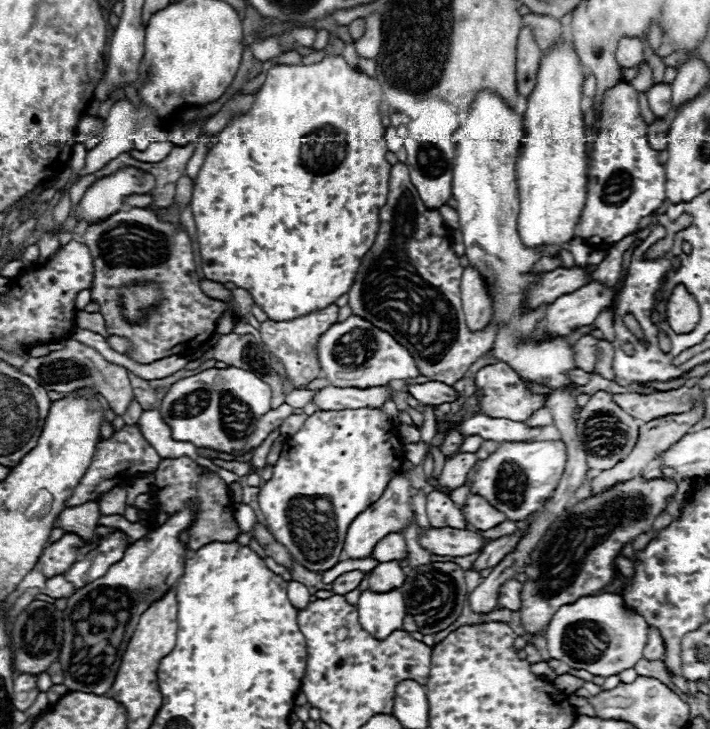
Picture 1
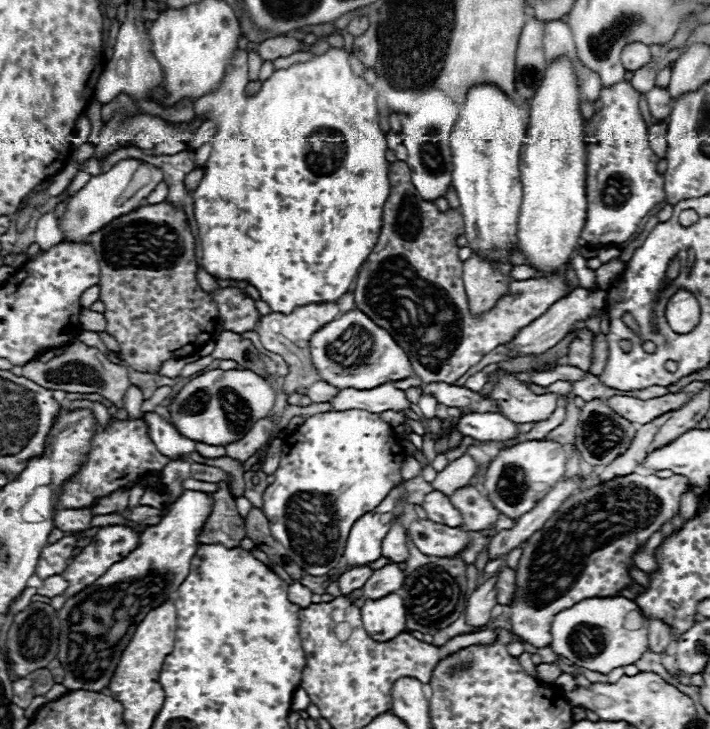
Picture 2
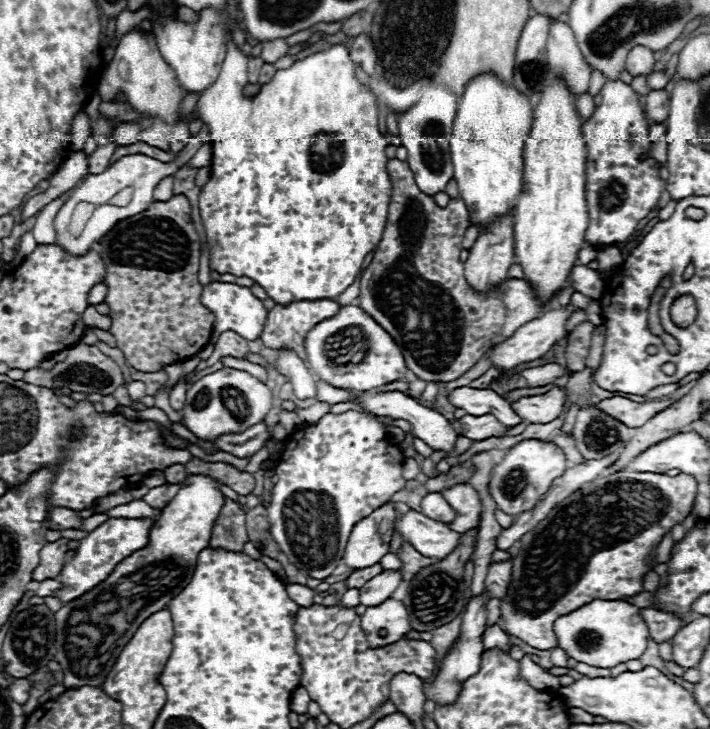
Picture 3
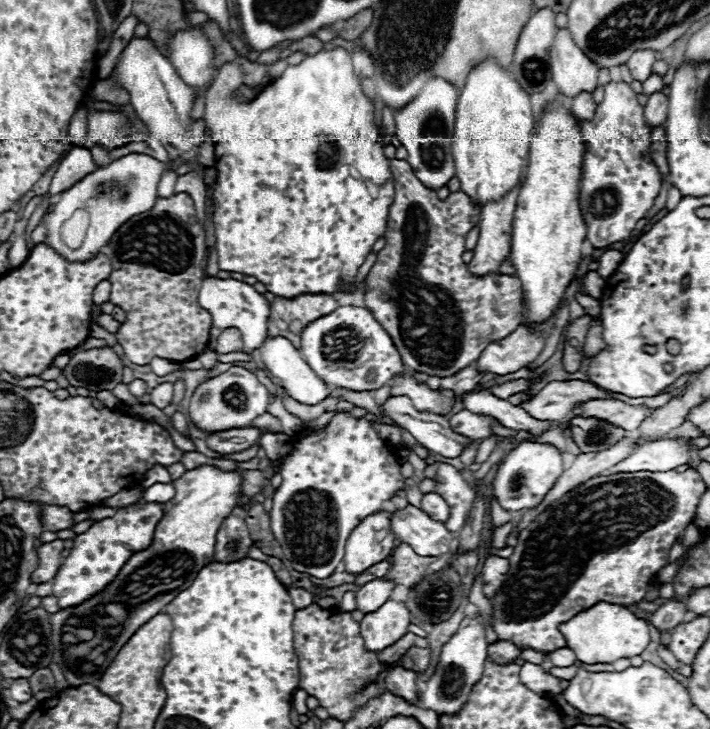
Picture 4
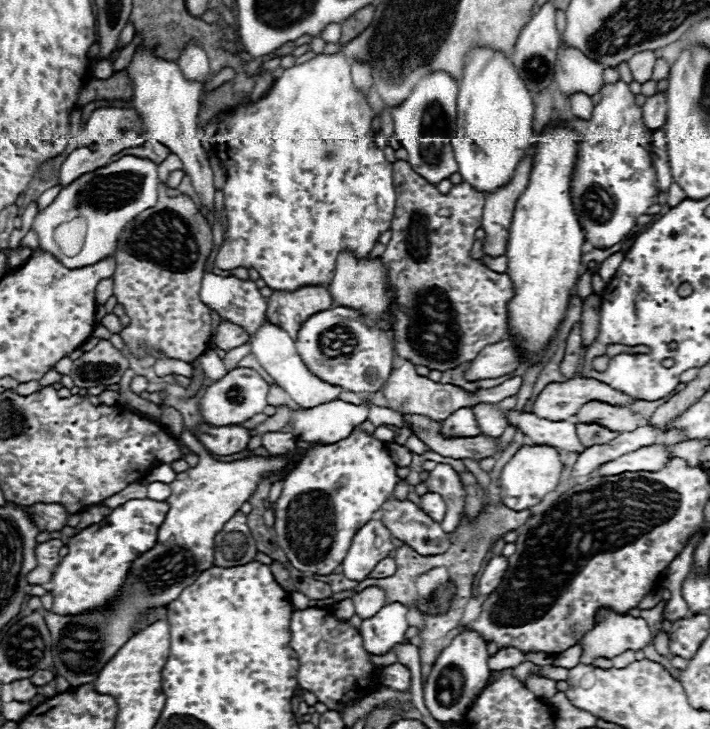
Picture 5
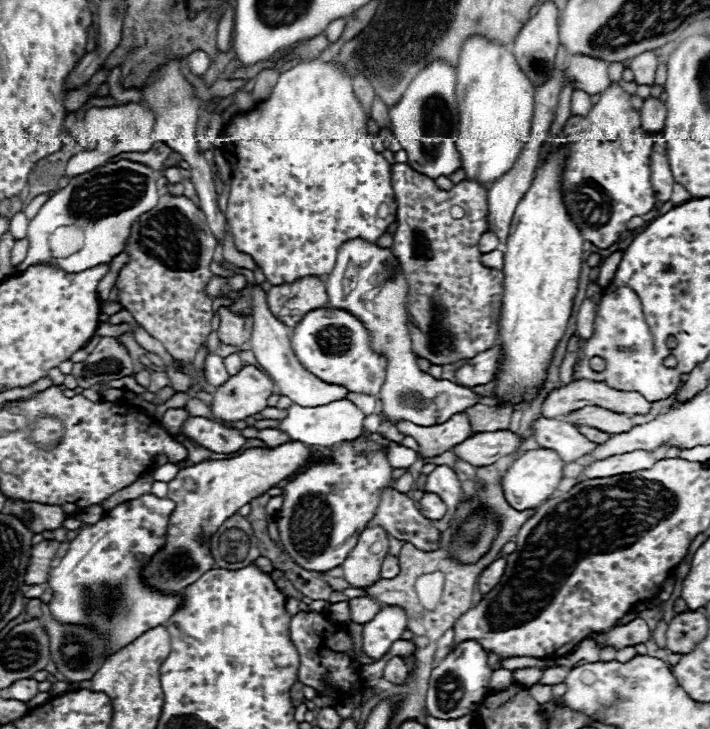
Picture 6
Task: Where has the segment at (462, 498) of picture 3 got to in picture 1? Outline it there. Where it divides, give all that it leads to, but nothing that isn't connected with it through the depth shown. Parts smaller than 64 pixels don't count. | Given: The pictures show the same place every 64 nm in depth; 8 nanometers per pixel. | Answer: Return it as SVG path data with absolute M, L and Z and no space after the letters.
M472 492L468 494L466 504L460 508L462 508L466 522L478 530L490 530L490 528L498 526L502 520L506 520L506 516L502 512L498 512L494 506L490 506L486 500L482 500L482 496L472 494Z

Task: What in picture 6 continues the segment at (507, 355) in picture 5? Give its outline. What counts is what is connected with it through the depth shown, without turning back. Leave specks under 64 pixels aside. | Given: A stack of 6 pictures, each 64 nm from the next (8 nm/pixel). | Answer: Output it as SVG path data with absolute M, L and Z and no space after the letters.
M494 346L486 352L480 352L478 356L466 360L466 364L456 370L458 384L466 386L466 388L472 388L478 384L488 384L498 370L498 360L500 360L500 346Z

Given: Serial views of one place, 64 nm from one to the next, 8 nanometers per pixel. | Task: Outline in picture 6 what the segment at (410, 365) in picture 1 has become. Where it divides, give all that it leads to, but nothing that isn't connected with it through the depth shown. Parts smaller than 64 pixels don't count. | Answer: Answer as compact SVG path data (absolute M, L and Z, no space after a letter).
M318 308L308 312L290 334L290 344L300 364L326 384L344 386L350 392L378 396L386 376L386 358L370 350L370 338L364 324L336 308Z

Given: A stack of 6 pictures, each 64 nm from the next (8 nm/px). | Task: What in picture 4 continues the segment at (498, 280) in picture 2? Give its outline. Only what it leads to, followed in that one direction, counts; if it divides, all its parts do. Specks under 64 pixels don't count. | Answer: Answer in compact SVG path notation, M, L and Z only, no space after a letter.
M520 182L504 198L500 198L498 202L488 202L482 208L482 216L478 222L480 238L474 248L474 258L468 264L472 274L478 276L498 274L498 266L508 258L518 192L520 192Z

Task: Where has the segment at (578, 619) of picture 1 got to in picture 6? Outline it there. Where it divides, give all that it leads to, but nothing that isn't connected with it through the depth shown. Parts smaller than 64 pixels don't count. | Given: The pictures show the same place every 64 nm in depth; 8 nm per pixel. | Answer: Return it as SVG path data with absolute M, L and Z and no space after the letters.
M636 618L624 626L616 626L614 630L610 632L600 632L600 634L594 634L592 638L600 644L600 646L608 646L608 644L614 644L616 650L624 648L624 646L636 646L636 644L642 644L646 642L648 638L652 636L652 630L646 626L646 622L642 618Z

